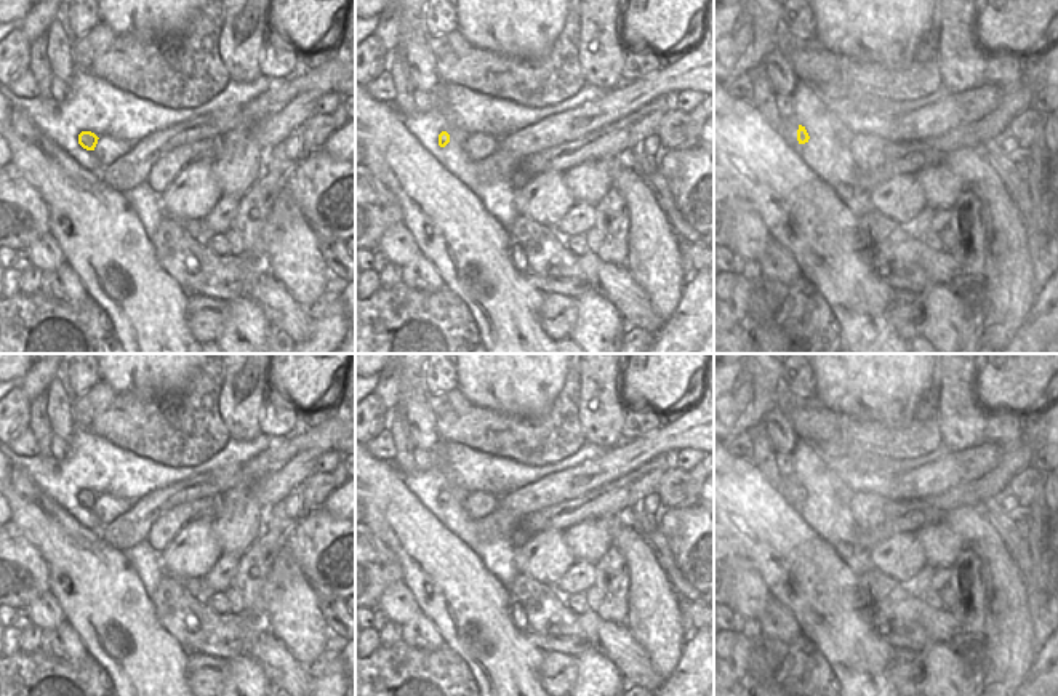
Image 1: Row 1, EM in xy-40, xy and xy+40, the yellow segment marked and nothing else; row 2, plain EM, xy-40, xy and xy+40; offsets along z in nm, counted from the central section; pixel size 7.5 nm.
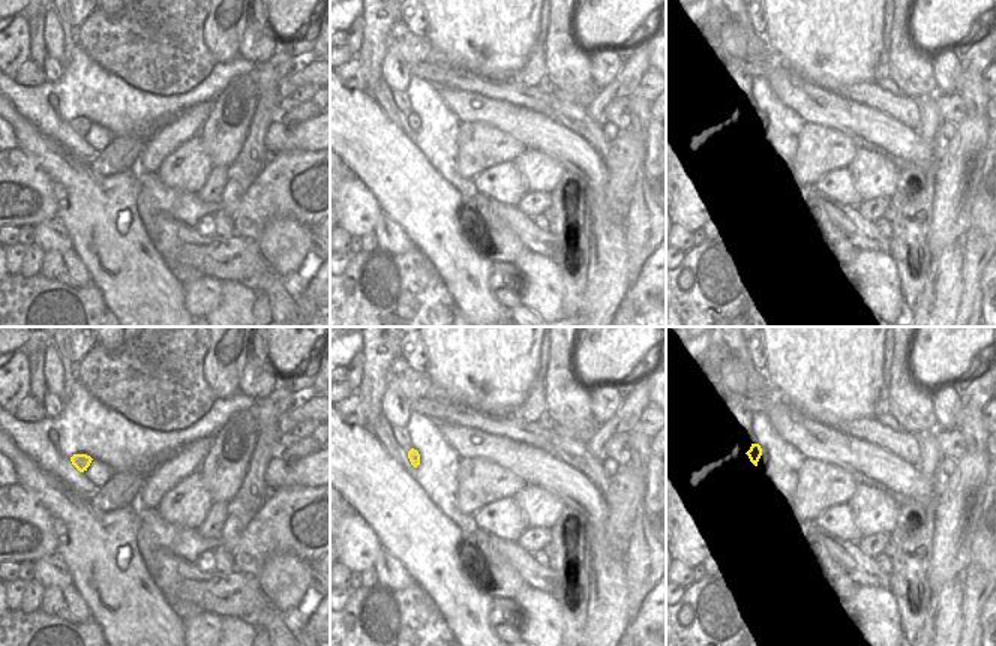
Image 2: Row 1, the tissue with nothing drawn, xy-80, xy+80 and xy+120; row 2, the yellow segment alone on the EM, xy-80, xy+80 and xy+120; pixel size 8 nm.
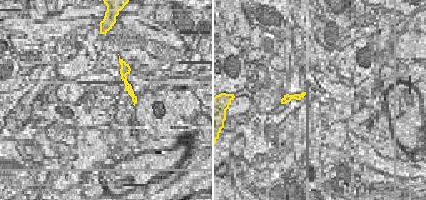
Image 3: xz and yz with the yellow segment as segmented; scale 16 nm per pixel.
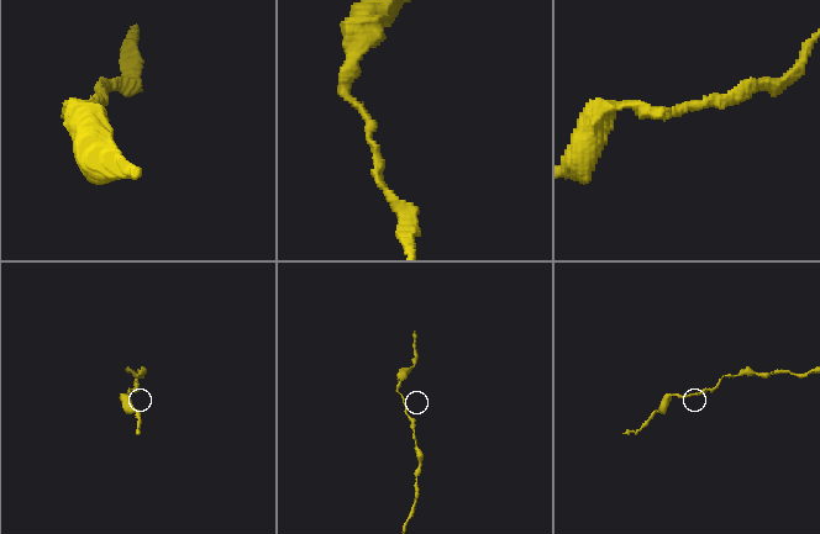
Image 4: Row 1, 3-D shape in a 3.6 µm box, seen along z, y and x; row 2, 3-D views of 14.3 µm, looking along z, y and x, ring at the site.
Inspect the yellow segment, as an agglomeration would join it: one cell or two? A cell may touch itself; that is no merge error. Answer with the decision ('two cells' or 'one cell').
one cell

